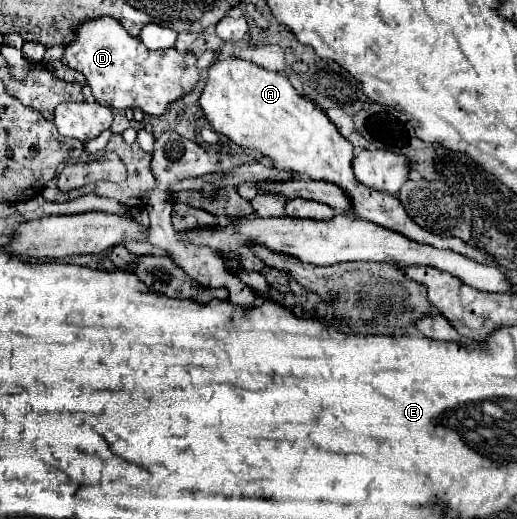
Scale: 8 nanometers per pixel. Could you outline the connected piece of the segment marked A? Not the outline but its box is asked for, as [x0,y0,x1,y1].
[200,57,494,263]

